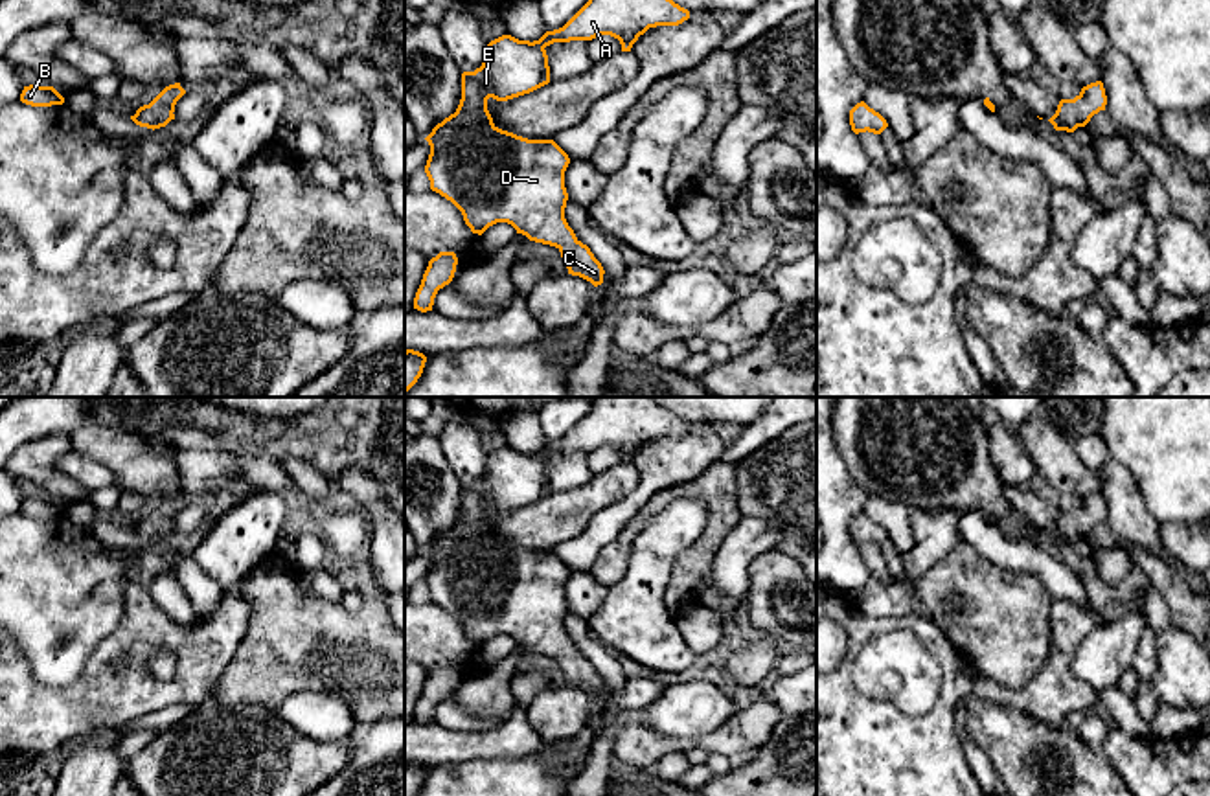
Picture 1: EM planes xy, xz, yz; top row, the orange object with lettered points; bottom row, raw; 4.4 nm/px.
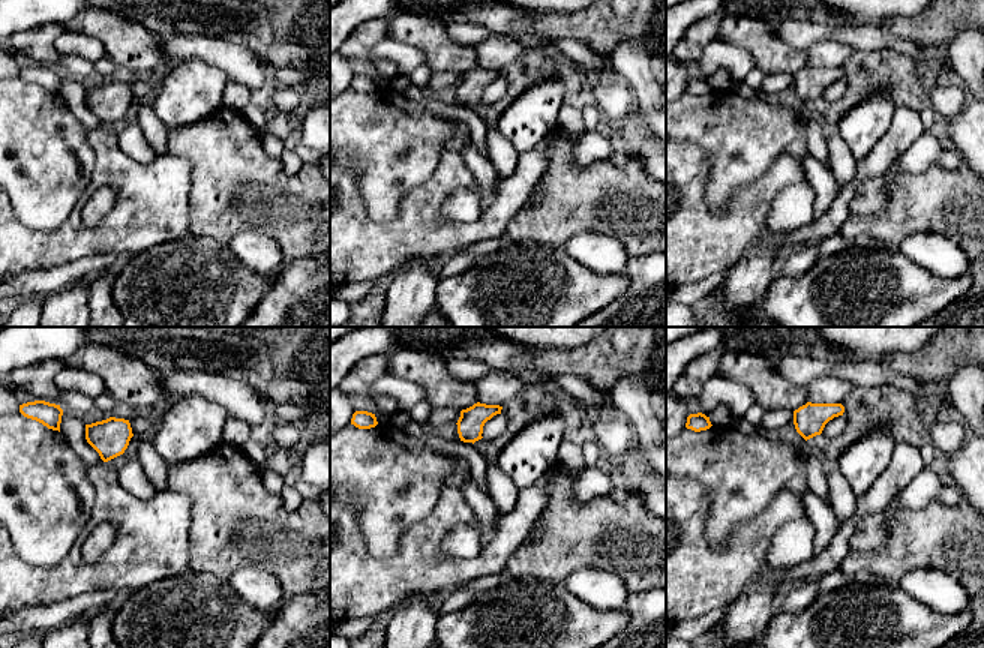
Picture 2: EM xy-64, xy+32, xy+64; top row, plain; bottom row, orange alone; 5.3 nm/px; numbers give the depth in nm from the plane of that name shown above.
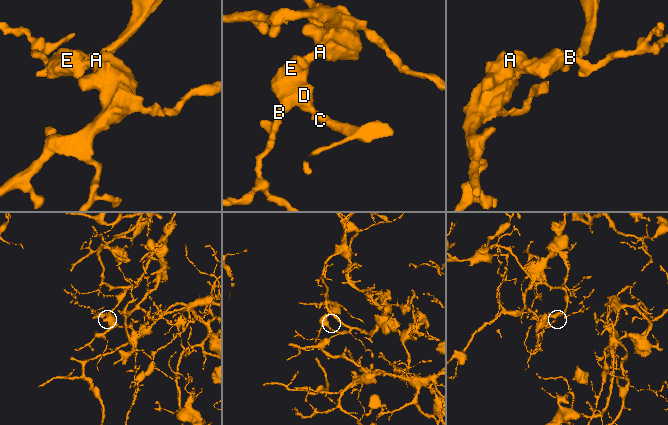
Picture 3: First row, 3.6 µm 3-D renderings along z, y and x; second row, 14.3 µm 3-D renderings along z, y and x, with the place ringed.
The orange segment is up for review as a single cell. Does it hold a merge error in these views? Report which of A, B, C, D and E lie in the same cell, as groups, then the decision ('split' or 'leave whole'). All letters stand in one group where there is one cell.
A B C D E | leave whole

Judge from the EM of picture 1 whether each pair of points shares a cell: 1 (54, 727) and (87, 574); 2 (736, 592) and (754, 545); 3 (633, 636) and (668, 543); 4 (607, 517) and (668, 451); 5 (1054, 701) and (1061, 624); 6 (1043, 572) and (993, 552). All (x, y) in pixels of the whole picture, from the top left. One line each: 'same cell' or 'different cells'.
1: different cells
2: same cell
3: same cell
4: same cell
5: same cell
6: same cell

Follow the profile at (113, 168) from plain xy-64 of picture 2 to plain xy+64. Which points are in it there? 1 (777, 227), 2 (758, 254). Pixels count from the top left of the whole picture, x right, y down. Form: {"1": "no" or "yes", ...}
{"1": "no", "2": "no"}

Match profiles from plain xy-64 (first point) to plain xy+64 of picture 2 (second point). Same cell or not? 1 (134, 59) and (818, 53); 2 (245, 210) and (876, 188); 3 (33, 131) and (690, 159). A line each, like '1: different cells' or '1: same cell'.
1: different cells
2: different cells
3: different cells

